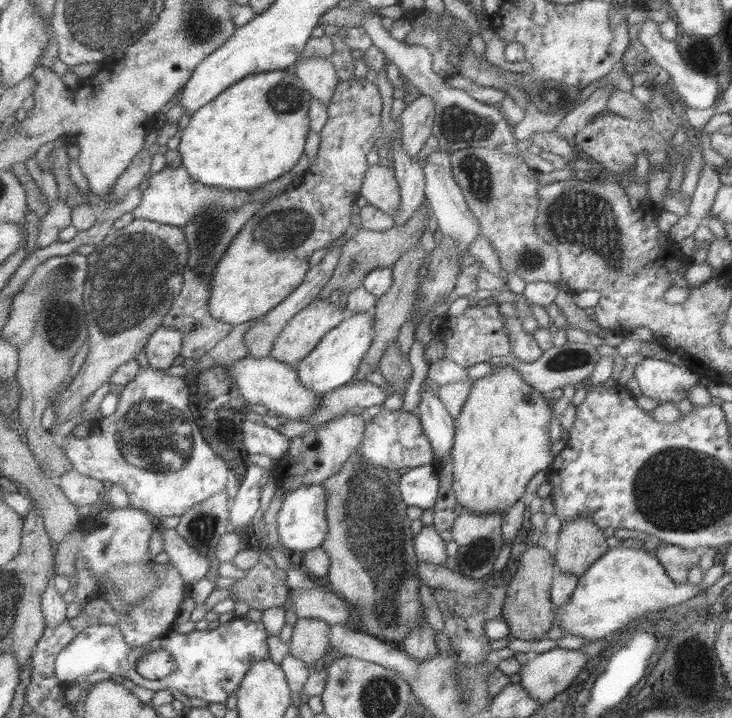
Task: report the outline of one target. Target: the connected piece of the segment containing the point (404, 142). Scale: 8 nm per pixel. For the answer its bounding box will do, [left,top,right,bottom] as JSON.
[398,96,435,161]

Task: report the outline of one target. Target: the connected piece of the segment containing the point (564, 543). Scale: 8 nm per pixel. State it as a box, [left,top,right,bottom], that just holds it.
[555,515,609,578]

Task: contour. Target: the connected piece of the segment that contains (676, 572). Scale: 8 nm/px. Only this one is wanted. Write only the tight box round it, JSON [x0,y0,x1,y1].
[656,541,701,586]

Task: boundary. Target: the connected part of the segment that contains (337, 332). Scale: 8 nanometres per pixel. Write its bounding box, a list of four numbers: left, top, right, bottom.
[297,310,377,395]

